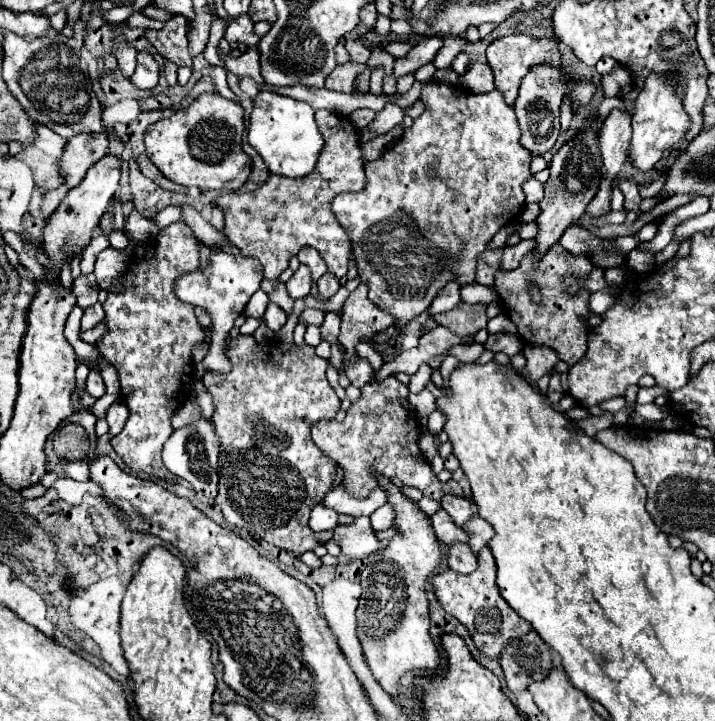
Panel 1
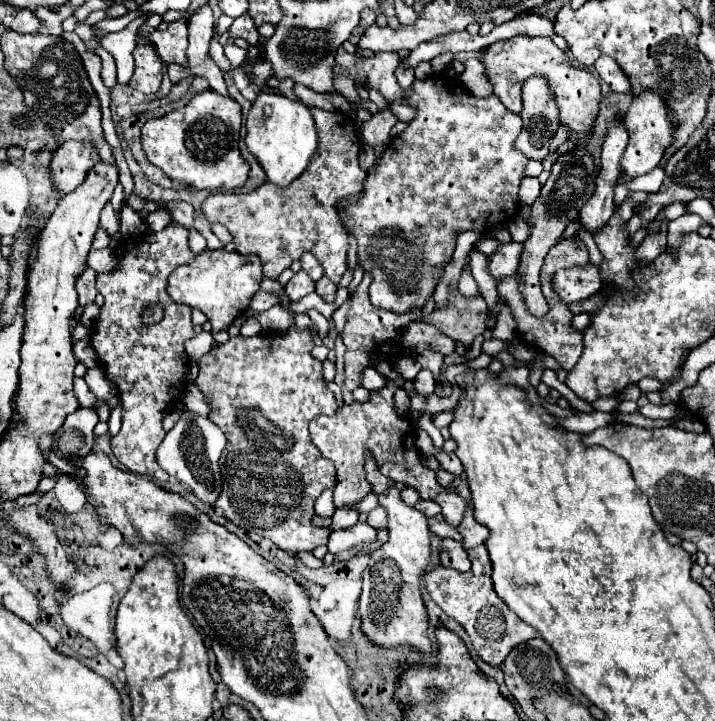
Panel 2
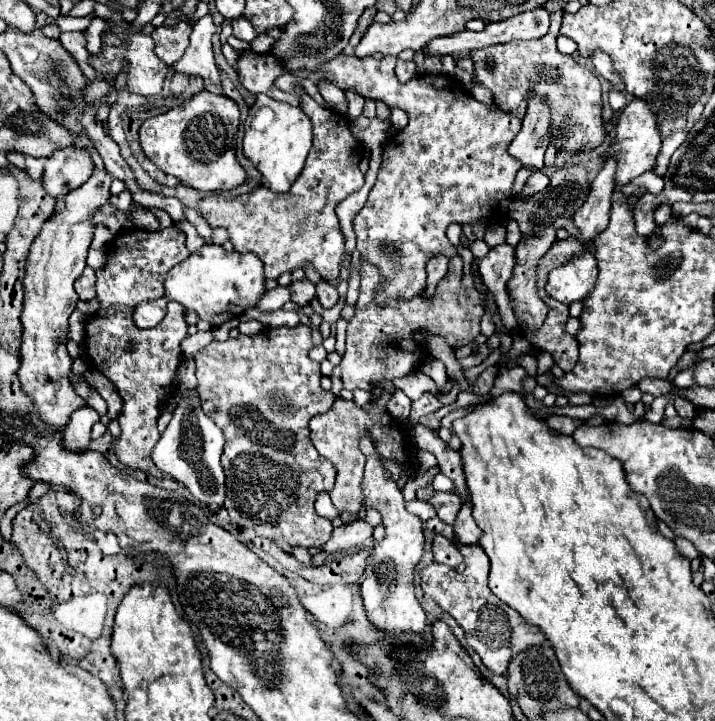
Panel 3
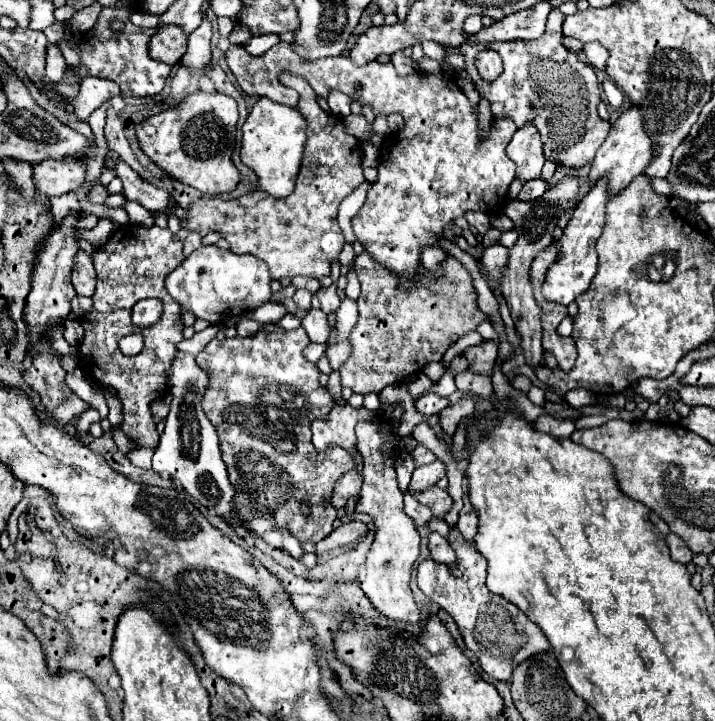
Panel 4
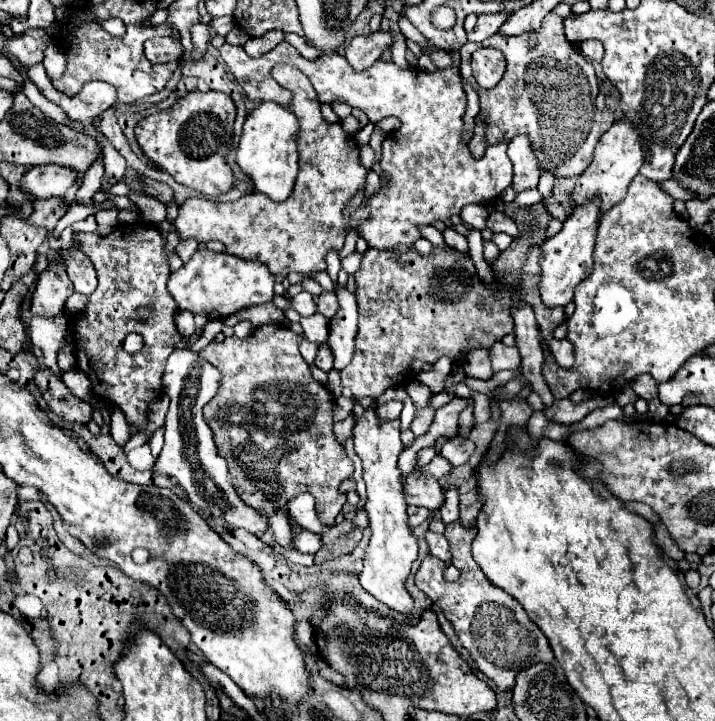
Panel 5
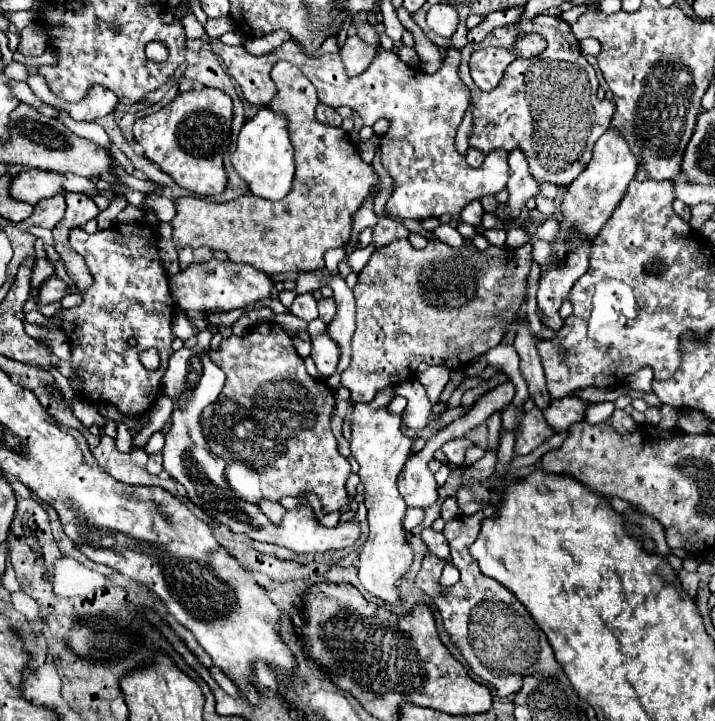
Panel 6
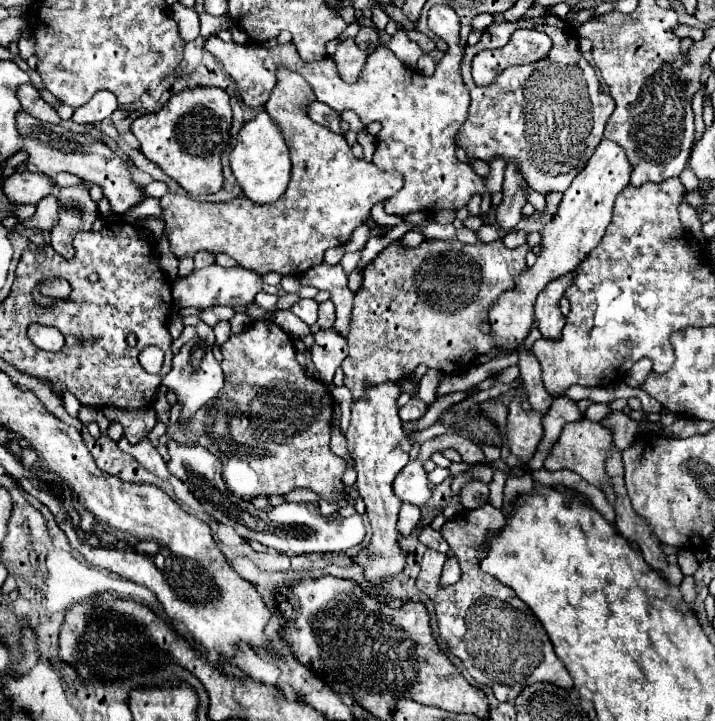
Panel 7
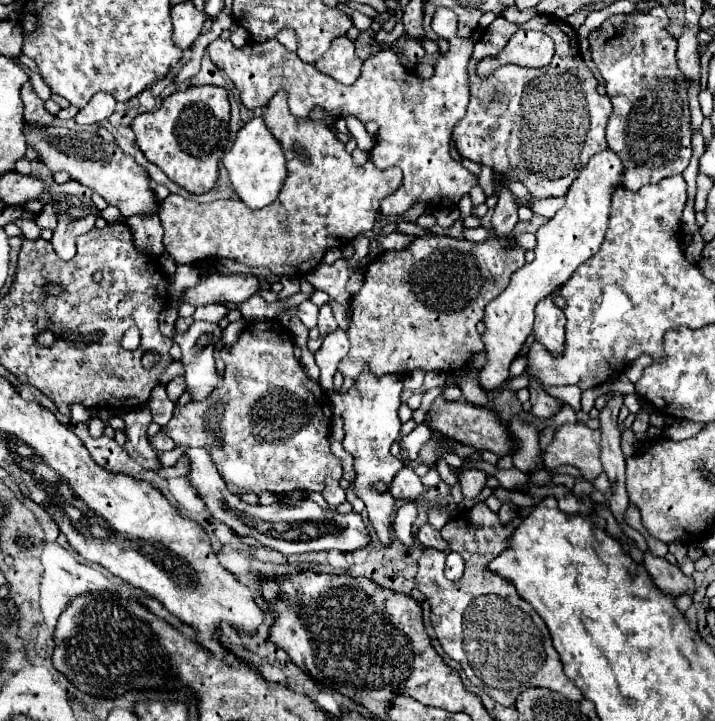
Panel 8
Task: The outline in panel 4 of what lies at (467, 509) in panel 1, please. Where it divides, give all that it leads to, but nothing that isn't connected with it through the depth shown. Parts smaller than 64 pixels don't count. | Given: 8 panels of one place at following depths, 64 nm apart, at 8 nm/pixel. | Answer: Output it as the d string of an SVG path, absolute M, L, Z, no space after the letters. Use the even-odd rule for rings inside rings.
M428 486L426 490L412 492L412 496L414 496L420 504L428 506L428 508L434 512L436 518L444 518L444 514L446 514L446 512L450 510L450 506L452 506L452 498L448 496L448 492L442 490L442 488L438 488L438 486Z

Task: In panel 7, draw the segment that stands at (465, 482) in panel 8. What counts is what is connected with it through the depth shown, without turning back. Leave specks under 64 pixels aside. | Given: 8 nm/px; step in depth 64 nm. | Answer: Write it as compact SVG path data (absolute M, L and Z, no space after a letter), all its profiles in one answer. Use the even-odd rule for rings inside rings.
M468 480L462 488L462 494L458 496L460 504L466 508L466 510L472 510L472 508L478 508L482 504L488 502L488 486L480 480Z

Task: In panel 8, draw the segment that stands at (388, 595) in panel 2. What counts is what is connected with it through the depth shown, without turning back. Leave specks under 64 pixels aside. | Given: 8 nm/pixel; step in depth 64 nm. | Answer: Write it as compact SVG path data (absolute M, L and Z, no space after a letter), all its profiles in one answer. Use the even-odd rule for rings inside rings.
M364 370L354 382L354 386L342 394L336 392L330 396L330 404L334 414L340 414L344 420L344 450L354 456L354 468L356 468L356 480L354 480L354 492L356 496L366 504L370 522L380 538L382 544L390 544L390 524L394 516L394 498L390 494L380 494L372 488L374 482L382 480L386 484L392 482L394 474L404 466L402 460L398 460L394 454L390 454L392 444L396 444L400 438L400 420L398 420L398 408L400 408L400 394L402 394L402 376L396 374L384 374L374 376Z

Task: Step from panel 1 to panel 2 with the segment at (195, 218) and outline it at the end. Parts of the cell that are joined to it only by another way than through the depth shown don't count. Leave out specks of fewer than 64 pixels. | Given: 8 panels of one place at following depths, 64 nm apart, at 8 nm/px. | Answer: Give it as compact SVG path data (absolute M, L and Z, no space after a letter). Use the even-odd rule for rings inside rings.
M172 202L172 204L158 204L164 210L170 212L172 220L178 222L184 228L192 228L194 226L194 208L188 202Z

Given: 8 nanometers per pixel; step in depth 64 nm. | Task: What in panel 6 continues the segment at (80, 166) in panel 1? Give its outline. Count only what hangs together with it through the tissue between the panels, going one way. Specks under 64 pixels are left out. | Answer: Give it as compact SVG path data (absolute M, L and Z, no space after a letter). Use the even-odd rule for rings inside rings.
M24 170L16 174L10 182L10 196L20 202L38 204L44 198L62 194L64 176L56 172L40 172L40 170Z

